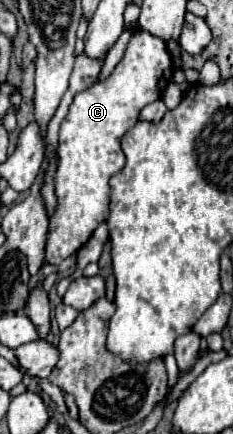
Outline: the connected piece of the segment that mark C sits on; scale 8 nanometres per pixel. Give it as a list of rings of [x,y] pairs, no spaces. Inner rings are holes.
[[[137,31],[131,35],[125,55],[111,75],[75,95],[59,131],[55,169],[57,207],[49,219],[47,263],[57,265],[77,253],[89,241],[97,225],[109,217],[109,179],[125,165],[119,139],[137,123],[141,109],[161,97],[171,77],[173,61],[165,41],[147,31]]]

